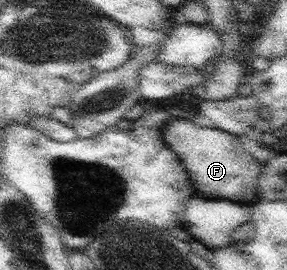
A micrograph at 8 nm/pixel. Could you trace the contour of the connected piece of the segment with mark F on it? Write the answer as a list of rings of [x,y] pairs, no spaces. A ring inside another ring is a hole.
[[[170,119],[162,129],[165,144],[178,155],[188,172],[191,184],[207,199],[253,203],[260,199],[257,180],[261,162],[241,144],[233,133],[218,128],[203,127],[194,119]]]

